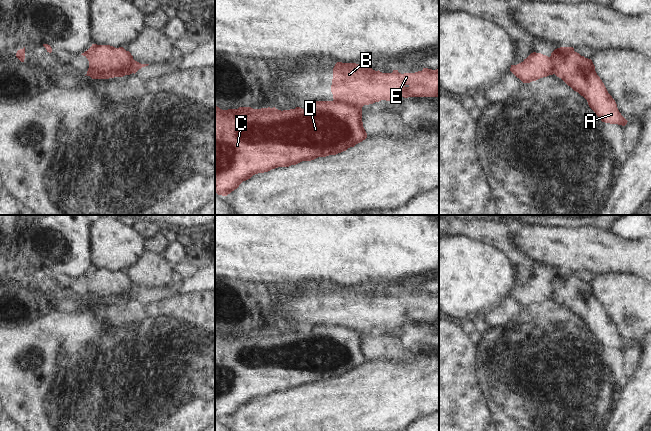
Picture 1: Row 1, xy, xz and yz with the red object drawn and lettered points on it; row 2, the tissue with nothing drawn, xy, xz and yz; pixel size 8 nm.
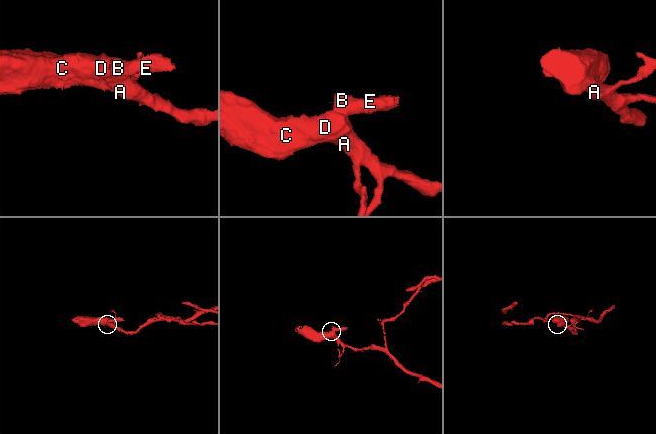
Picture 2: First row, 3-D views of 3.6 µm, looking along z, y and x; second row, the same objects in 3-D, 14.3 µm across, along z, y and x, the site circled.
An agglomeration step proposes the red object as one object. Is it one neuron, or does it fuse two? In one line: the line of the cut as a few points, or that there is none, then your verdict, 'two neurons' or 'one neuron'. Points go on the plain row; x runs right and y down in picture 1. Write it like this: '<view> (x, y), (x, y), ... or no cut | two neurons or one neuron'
xz (334, 323), (340, 326), (353, 327), (361, 332) | two neurons

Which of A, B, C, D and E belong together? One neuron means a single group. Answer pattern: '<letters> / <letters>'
A C D / B E

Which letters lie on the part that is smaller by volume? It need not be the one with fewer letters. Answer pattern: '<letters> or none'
B, E

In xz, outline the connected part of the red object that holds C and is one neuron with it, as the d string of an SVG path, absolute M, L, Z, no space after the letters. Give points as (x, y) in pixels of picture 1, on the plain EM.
M315 325L310 333L222 334L215 330L215 417L227 420L253 399L302 385L336 379L367 362L362 332L339 325Z

